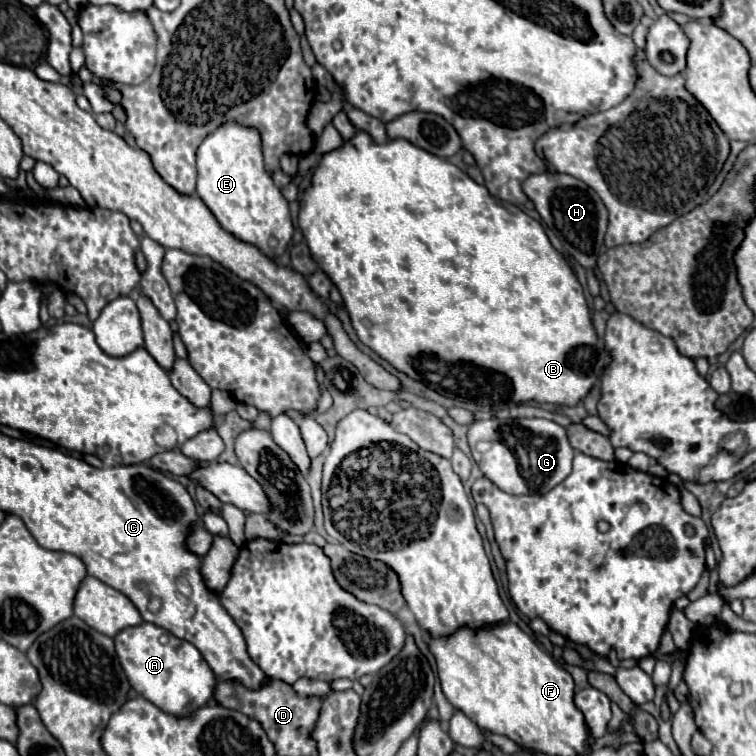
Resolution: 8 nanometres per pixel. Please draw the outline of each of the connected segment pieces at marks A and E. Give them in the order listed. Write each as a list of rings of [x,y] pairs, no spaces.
[[[151,622],[123,628],[113,642],[129,684],[163,712],[187,716],[193,712],[193,708],[201,708],[213,698],[215,674],[191,642],[173,636],[165,628]]]
[[[225,122],[197,148],[197,196],[207,204],[219,224],[235,238],[255,244],[263,254],[281,256],[293,236],[289,202],[273,184],[263,166],[261,134],[255,126]]]

